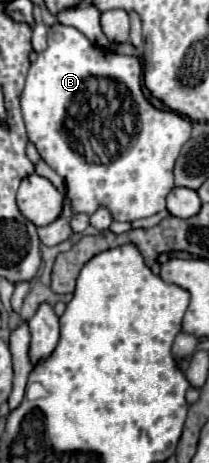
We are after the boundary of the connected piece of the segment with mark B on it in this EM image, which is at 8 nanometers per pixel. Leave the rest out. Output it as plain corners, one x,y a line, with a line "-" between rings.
54,24
48,30
48,48
30,64
20,96
28,138
36,144
46,164
66,182
66,196
74,214
94,214
106,208
114,220
132,222
154,216
166,208
166,196
174,188
172,168
180,148
188,142
192,120
176,112
154,108
140,88
142,66
136,56
122,56
94,46
76,28

